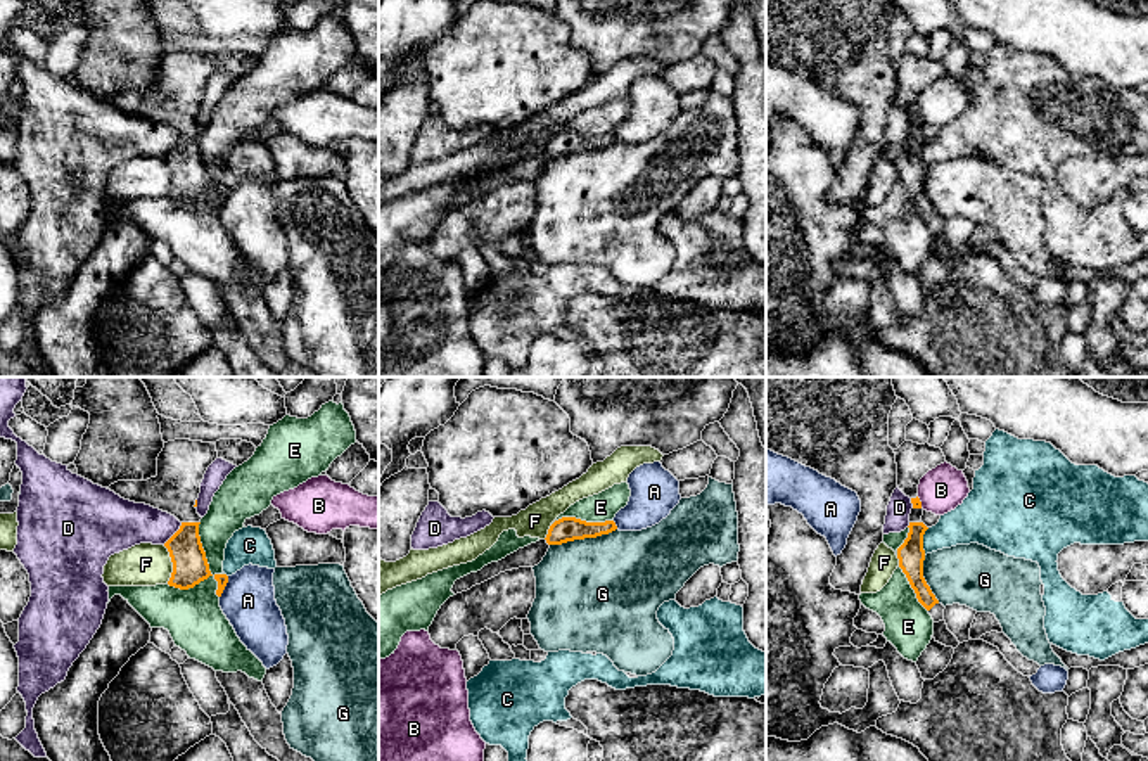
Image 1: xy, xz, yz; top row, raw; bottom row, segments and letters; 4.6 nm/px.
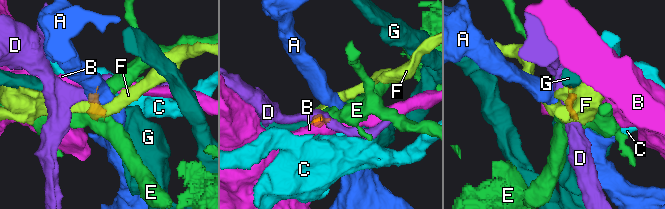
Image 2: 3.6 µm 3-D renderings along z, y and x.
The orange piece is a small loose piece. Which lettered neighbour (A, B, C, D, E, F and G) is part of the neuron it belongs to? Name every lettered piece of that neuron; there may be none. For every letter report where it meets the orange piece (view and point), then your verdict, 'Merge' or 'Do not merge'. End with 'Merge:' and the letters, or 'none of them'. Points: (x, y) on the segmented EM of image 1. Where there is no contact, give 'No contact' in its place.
A: Touches orange at xy (223, 587). Do not merge
B: Touches orange at yz (920, 502). Do not merge
C: Touches orange at yz (922, 542). Do not merge
D: Touches orange at xy (175, 533). Do not merge
E: Touches orange at xy (206, 561). Do not merge
F: Touches orange at xy (173, 564). Do not merge
G: Touches orange at xz (583, 538). Do not merge
Merge: none of them

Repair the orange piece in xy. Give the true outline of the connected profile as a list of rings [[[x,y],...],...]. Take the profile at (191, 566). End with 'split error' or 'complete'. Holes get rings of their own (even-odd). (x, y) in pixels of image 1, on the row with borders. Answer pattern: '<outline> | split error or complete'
[[[175,439],[157,457],[157,476],[147,481],[118,481],[107,489],[124,500],[175,515],[182,526],[164,543],[173,562],[169,586],[188,590],[211,574],[199,536],[197,498],[207,467],[218,458],[214,443]]] | split error

